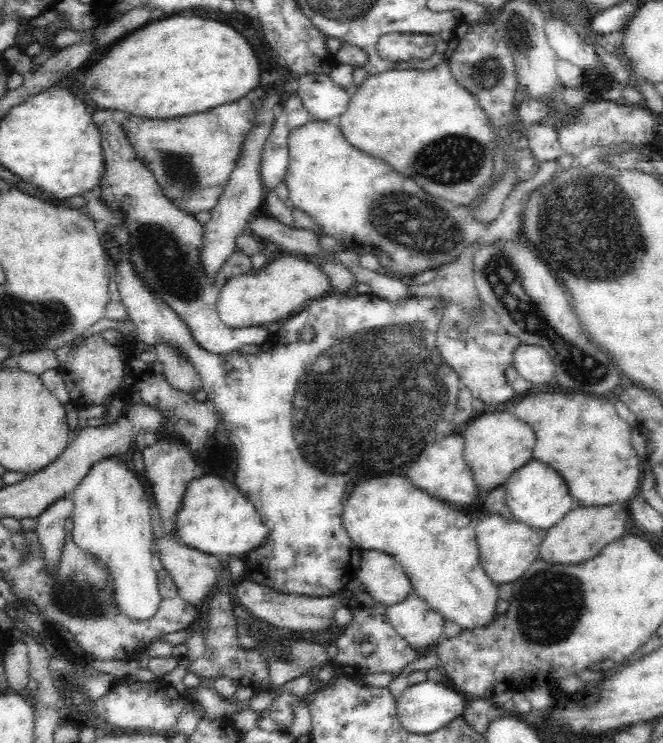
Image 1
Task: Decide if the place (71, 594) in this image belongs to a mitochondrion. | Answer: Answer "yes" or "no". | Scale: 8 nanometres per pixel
yes

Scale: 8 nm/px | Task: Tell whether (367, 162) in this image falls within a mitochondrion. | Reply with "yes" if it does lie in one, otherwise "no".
no

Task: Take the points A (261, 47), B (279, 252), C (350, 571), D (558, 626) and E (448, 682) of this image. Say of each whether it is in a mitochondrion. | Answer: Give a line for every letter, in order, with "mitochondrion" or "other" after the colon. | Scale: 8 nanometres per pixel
A: other
B: other
C: other
D: mitochondrion
E: other

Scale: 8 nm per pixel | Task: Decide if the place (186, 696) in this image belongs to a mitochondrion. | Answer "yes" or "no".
no

